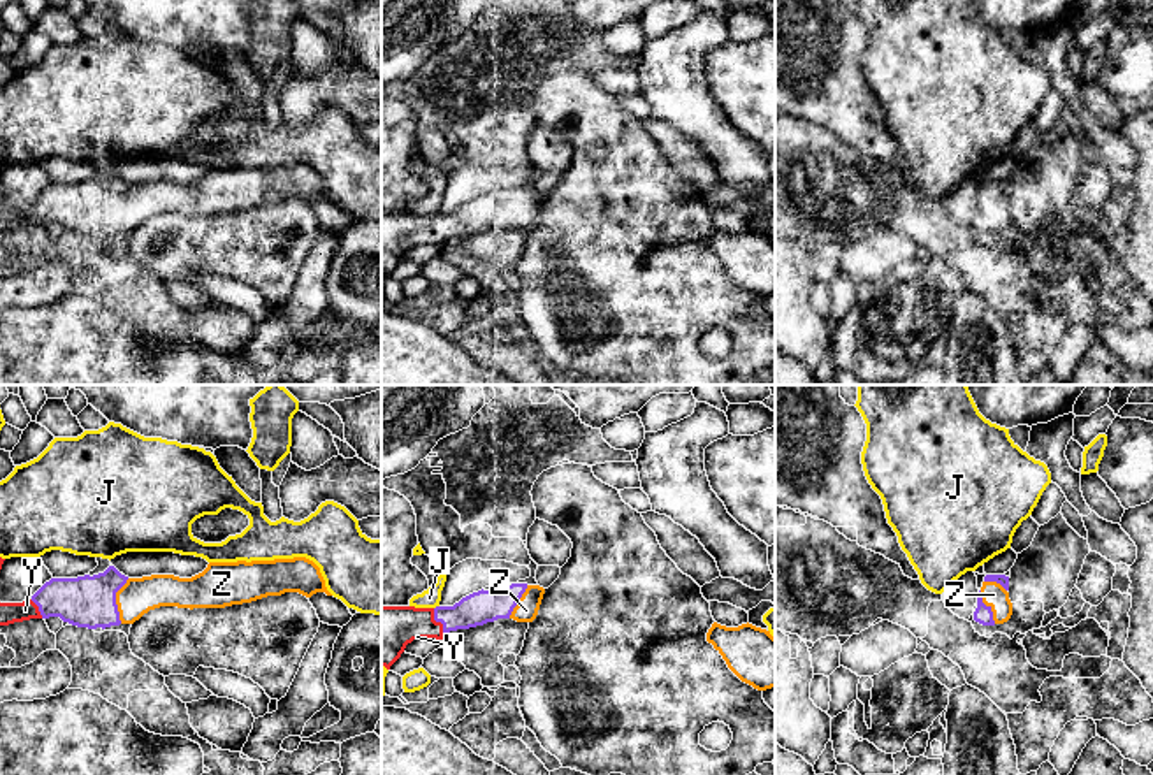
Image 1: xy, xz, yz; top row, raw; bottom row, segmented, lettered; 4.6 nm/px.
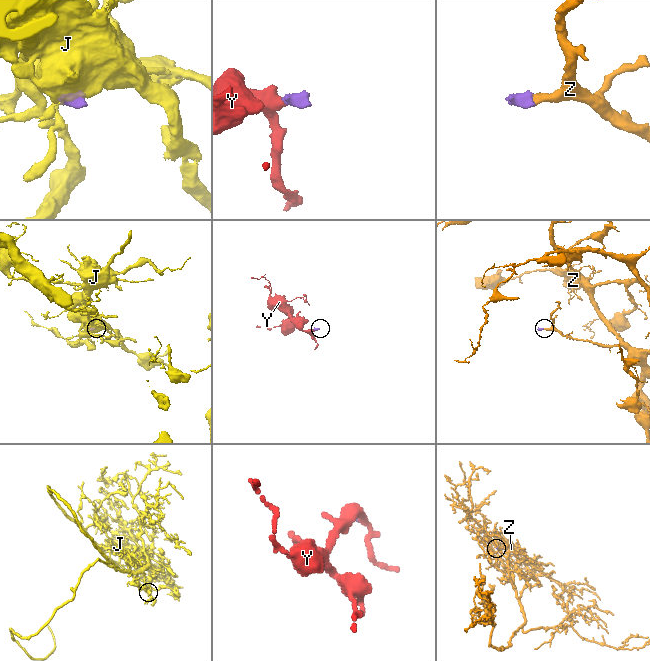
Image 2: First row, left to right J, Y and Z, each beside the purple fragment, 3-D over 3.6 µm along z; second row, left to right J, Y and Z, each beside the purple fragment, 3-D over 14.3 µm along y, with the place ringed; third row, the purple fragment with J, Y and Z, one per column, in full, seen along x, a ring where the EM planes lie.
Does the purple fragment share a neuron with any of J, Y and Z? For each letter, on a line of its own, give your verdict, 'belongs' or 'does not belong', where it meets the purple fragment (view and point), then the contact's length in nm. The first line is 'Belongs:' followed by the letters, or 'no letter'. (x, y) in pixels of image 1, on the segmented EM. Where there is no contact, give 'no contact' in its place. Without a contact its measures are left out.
Belongs: Y, Z
J: does not belong | xz (436, 607) | 30 nm
Y: belongs | xz (438, 621) | 130 nm
Z: belongs | xy (115, 601) | 220 nm

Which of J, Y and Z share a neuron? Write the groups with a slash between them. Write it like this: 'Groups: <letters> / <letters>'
Groups: J / Y Z

